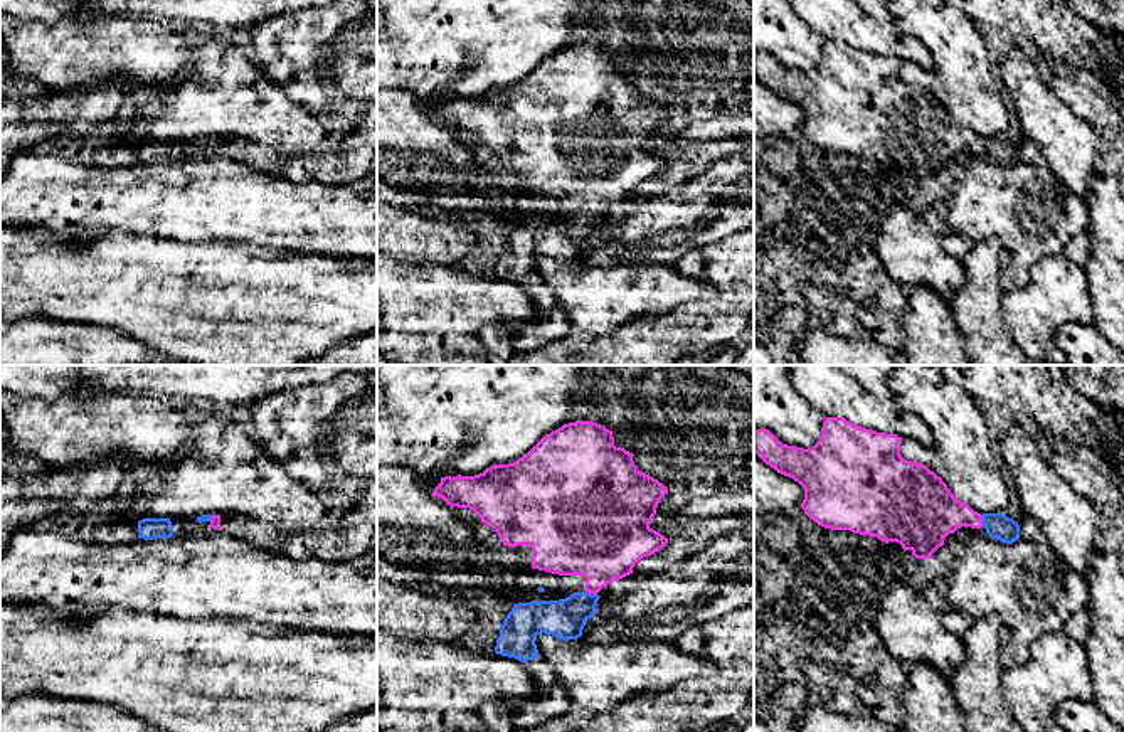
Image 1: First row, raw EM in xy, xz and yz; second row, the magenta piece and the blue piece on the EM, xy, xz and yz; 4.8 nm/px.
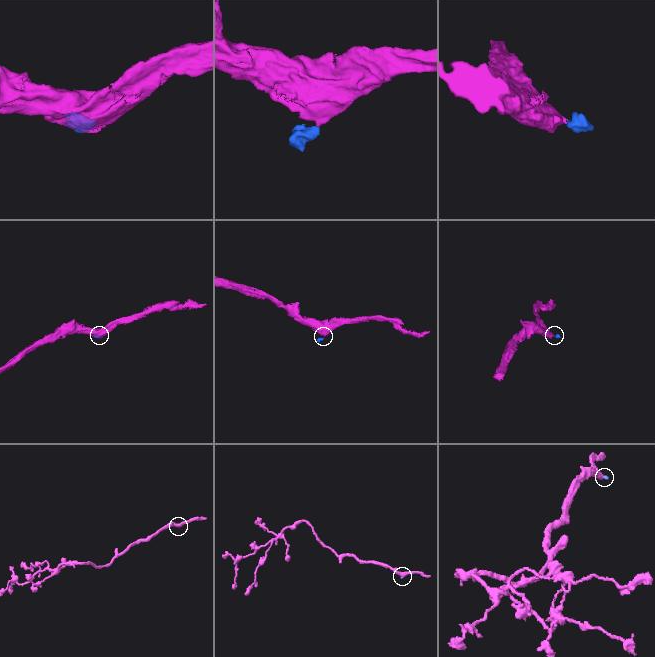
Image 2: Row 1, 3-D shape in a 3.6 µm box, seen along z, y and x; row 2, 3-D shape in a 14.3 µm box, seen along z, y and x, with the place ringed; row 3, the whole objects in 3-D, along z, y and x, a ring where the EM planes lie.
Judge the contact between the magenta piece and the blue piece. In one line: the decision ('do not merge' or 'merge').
merge

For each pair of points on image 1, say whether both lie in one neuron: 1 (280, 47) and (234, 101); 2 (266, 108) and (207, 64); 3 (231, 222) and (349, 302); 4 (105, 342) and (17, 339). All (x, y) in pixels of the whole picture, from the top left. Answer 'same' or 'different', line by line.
1: different
2: same
3: different
4: same

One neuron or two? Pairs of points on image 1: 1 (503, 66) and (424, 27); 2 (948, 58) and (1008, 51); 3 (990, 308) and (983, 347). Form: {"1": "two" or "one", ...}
{"1": "one", "2": "two", "3": "one"}

